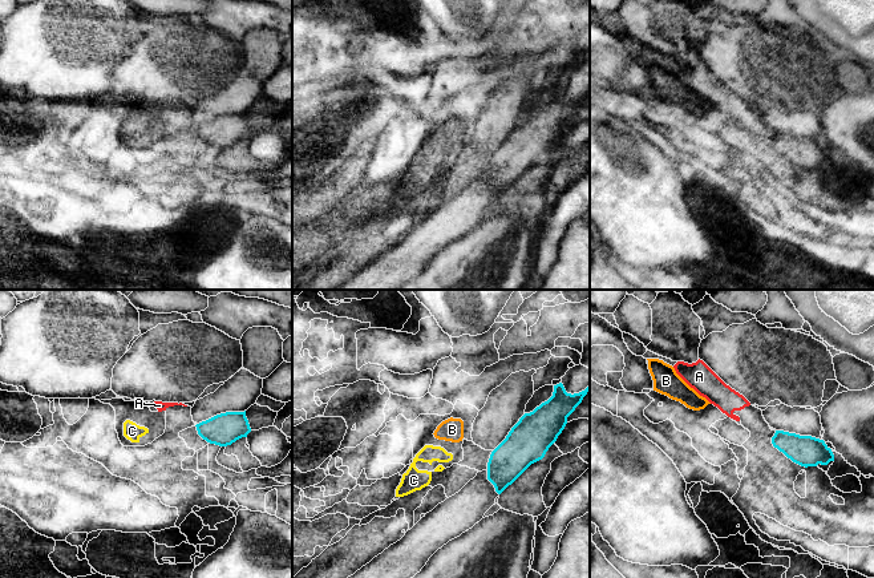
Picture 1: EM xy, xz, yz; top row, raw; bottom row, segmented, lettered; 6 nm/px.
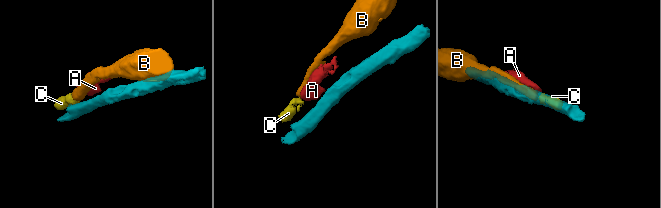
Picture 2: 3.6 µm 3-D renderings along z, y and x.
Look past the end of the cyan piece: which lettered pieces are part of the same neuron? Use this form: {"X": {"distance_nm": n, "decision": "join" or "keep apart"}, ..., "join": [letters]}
{"A": {"distance_nm": 130, "decision": "keep apart"}, "B": {"distance_nm": 200, "decision": "keep apart"}, "C": {"distance_nm": 220, "decision": "keep apart"}, "join": []}

